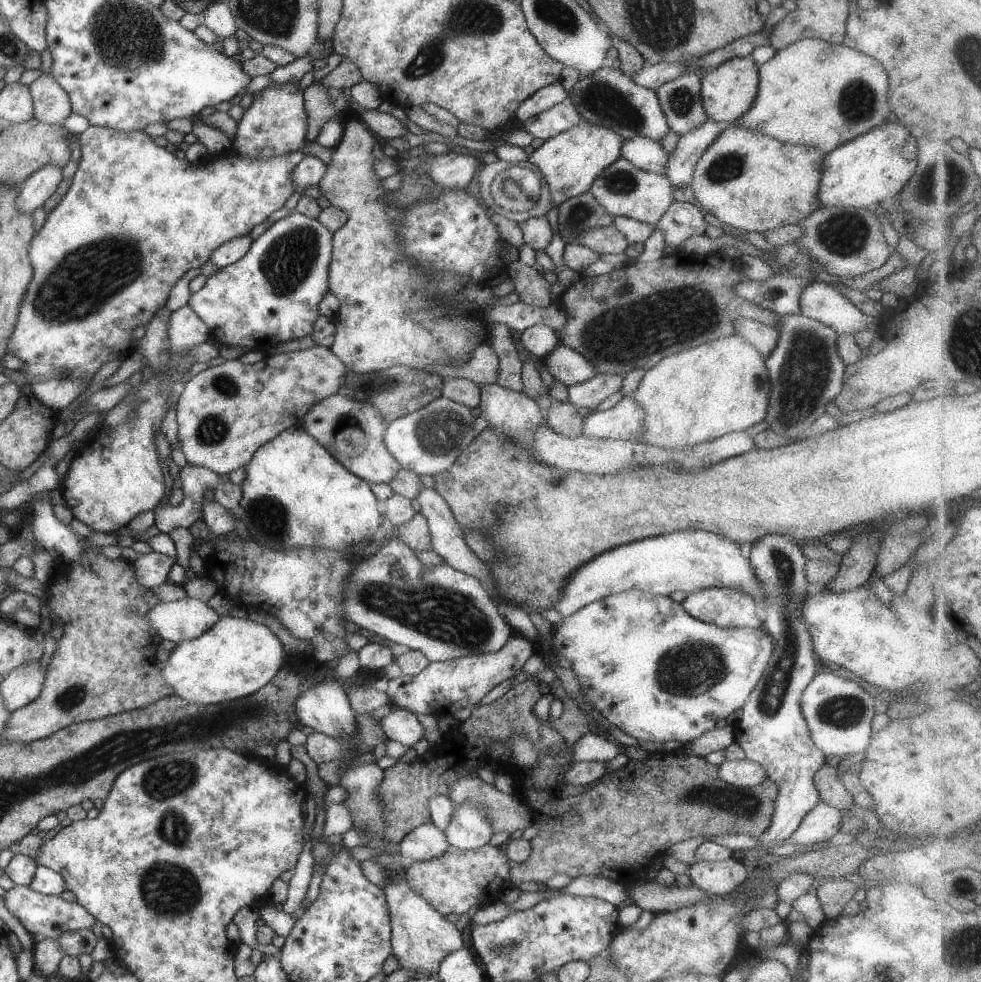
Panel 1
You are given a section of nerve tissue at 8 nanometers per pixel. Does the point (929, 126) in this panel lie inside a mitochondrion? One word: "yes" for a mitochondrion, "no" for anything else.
no

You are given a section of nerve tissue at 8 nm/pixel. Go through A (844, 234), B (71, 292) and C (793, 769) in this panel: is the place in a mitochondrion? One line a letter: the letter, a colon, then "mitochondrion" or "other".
A: mitochondrion
B: mitochondrion
C: other

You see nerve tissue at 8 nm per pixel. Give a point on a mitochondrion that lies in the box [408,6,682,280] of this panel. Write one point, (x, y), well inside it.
(600, 100)

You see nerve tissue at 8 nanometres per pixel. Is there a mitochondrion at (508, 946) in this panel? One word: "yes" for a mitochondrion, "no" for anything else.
yes

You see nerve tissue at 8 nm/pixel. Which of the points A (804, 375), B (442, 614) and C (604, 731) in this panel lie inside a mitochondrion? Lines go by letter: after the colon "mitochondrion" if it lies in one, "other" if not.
A: mitochondrion
B: mitochondrion
C: other

